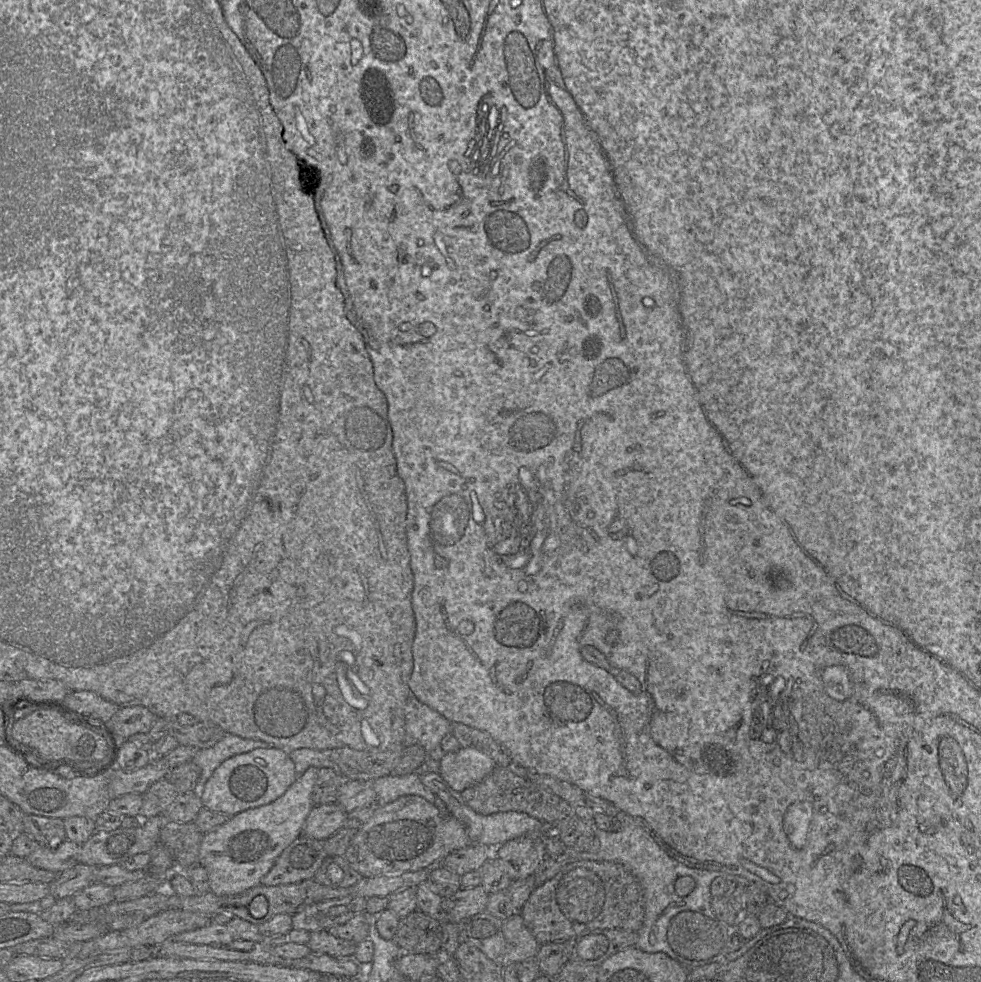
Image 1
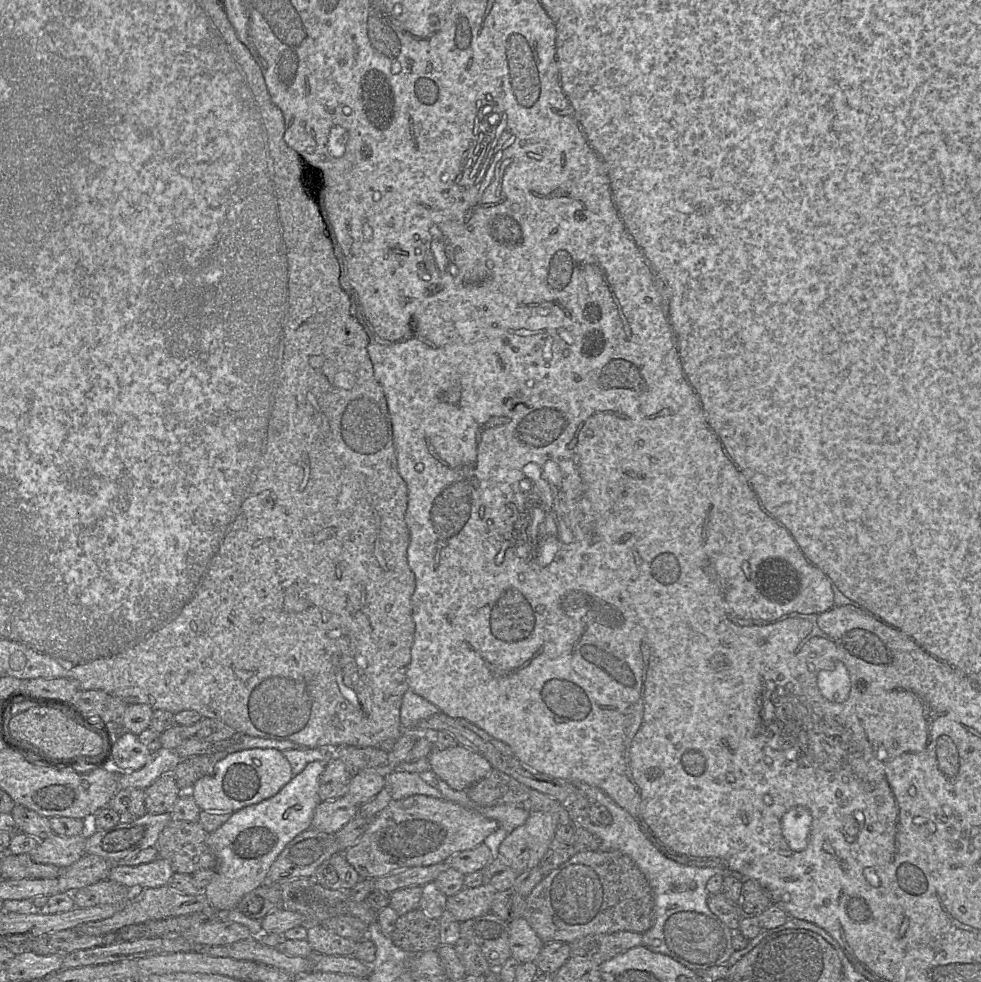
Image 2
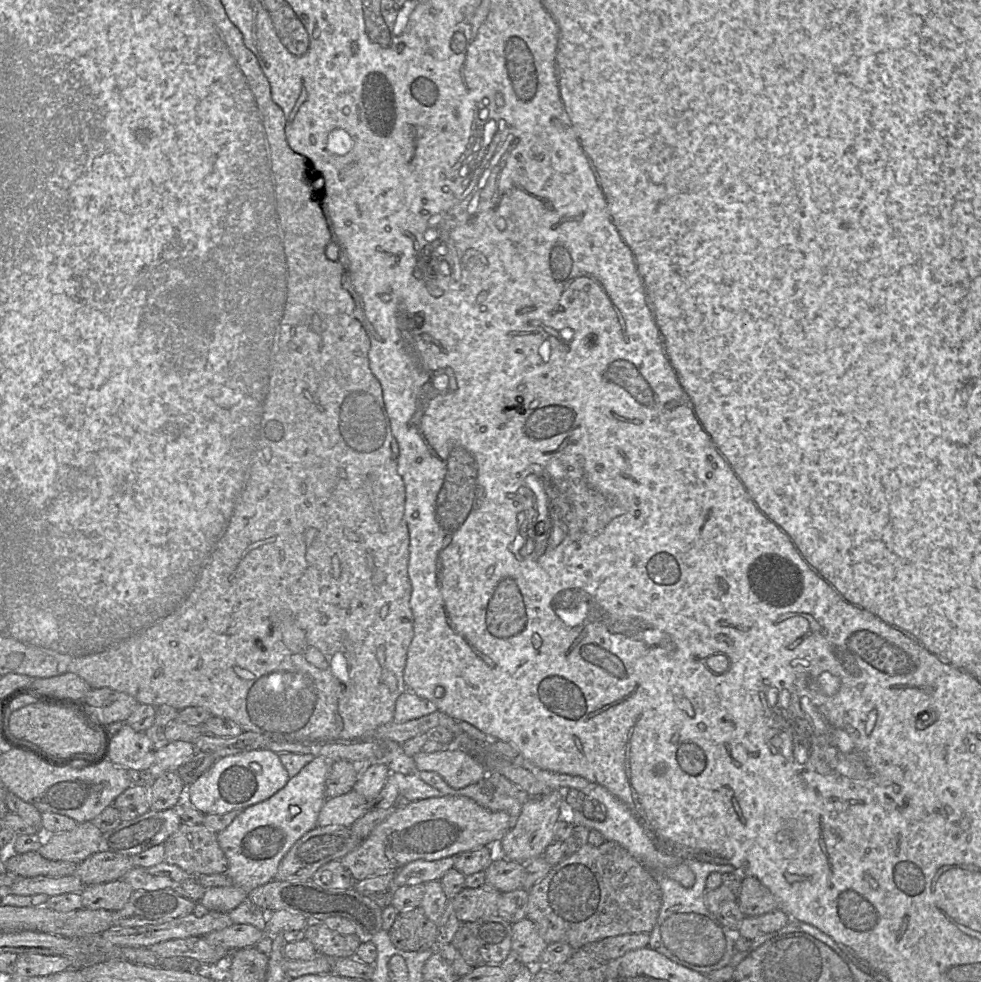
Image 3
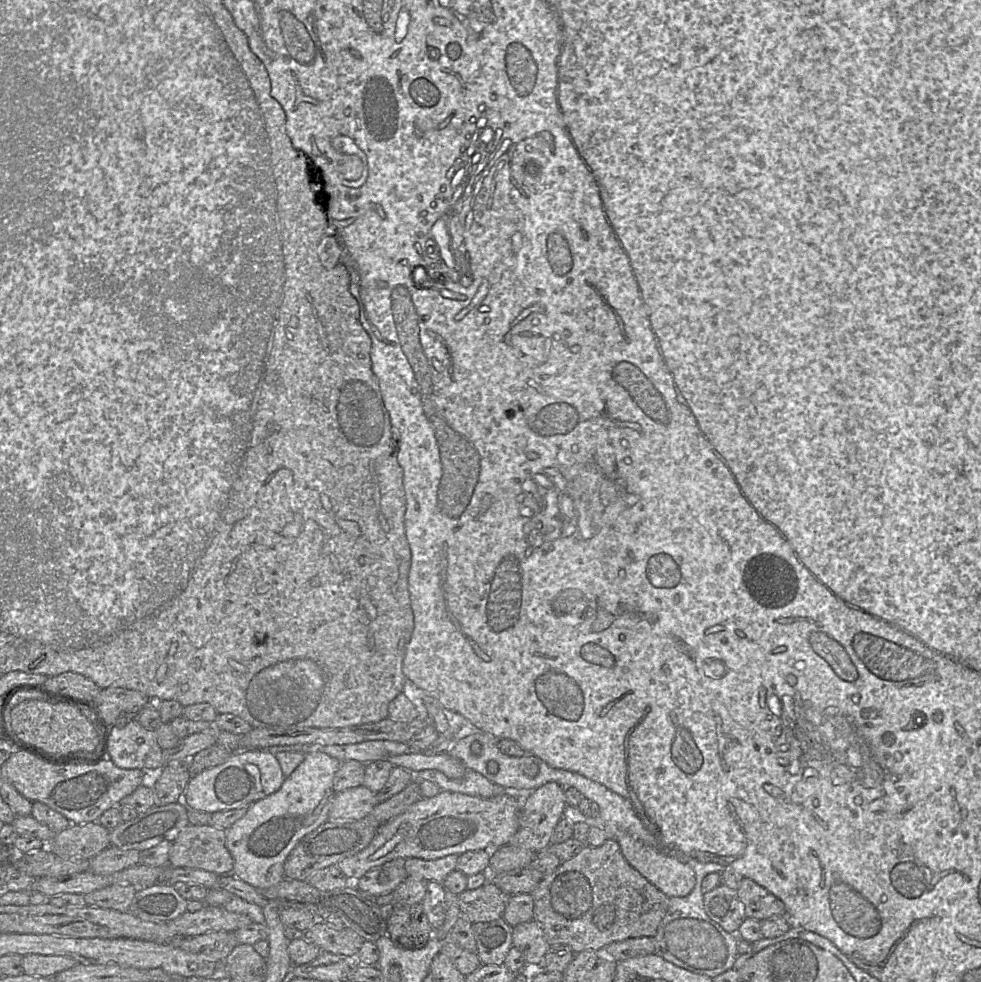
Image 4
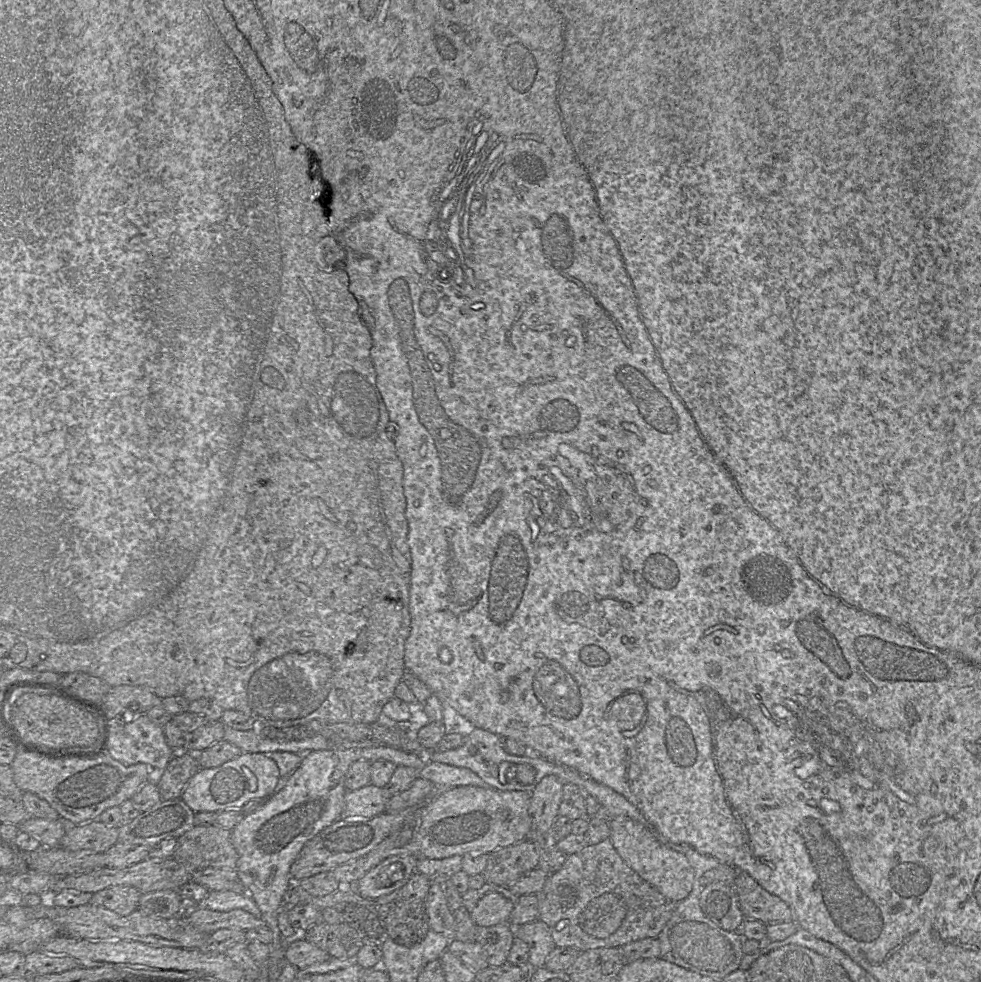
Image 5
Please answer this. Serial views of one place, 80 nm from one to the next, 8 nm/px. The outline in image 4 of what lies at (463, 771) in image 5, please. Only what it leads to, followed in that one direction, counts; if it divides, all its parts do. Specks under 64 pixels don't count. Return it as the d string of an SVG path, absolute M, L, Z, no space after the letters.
M422 770L414 773L414 779L433 782L441 790L482 798L492 798L507 792L505 788L492 783L475 770L467 770L460 779L450 779L439 770Z

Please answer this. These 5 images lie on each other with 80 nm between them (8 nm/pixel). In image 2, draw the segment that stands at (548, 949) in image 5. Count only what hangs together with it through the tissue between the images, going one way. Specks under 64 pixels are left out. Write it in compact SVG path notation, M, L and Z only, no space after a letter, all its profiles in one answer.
M523 917L513 919L508 927L511 957L519 963L536 962L545 944L527 920Z

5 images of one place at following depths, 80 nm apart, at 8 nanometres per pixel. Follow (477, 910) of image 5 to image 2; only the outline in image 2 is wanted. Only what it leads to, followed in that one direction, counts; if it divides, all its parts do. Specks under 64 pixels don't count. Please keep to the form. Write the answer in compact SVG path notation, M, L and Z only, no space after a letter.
M486 885L464 887L456 894L447 897L445 913L458 922L485 915L491 912L495 892Z

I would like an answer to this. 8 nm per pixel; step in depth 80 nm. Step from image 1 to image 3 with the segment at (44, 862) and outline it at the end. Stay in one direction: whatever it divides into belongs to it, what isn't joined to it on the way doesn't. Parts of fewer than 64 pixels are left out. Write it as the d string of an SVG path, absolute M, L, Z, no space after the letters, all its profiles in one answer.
M84 822L71 831L45 835L38 852L48 860L80 863L99 851L101 836L93 822Z

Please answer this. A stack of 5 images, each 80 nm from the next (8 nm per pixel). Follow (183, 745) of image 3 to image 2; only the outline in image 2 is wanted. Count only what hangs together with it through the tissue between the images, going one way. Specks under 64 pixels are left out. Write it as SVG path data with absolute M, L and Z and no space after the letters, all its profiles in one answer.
M161 748L151 753L149 761L139 770L133 772L119 772L119 790L137 788L145 790L160 776L173 774L180 763L176 749Z

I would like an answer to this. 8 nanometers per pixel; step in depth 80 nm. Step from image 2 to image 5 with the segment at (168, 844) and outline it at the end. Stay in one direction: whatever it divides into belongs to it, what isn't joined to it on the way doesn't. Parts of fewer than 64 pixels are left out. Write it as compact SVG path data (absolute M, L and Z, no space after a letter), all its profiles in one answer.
M218 825L192 827L177 839L172 857L185 865L191 865L194 870L207 867L236 870L238 860L238 854L231 840L231 830Z

